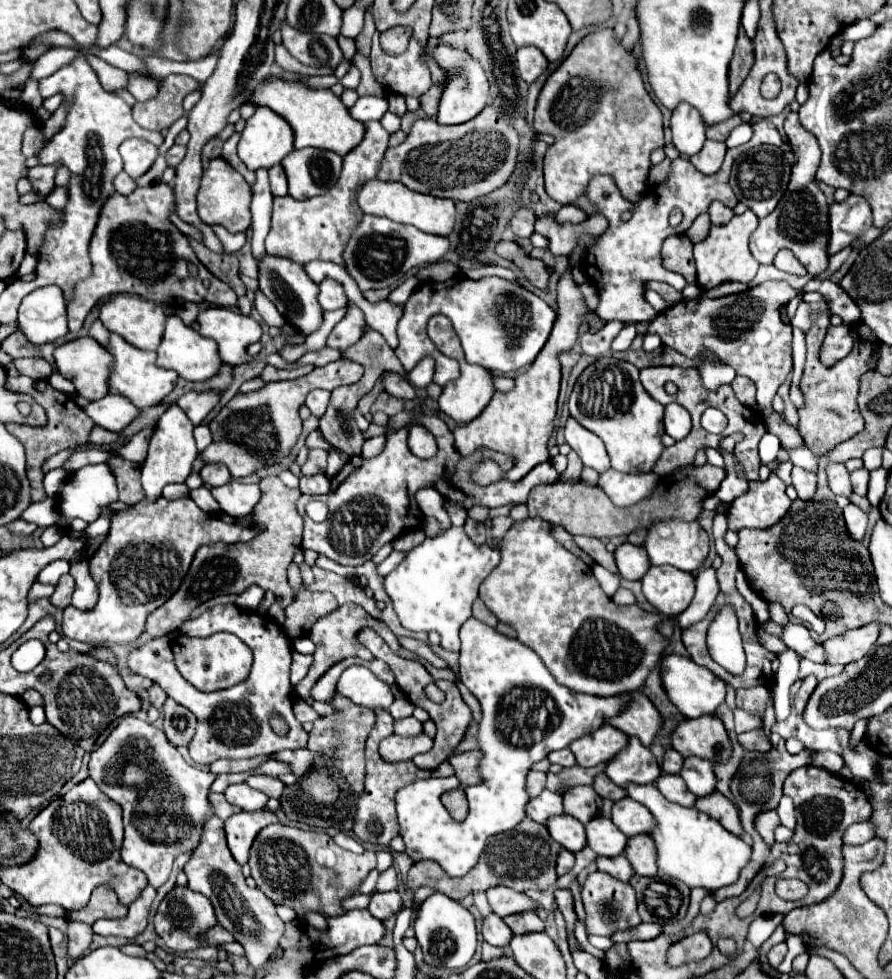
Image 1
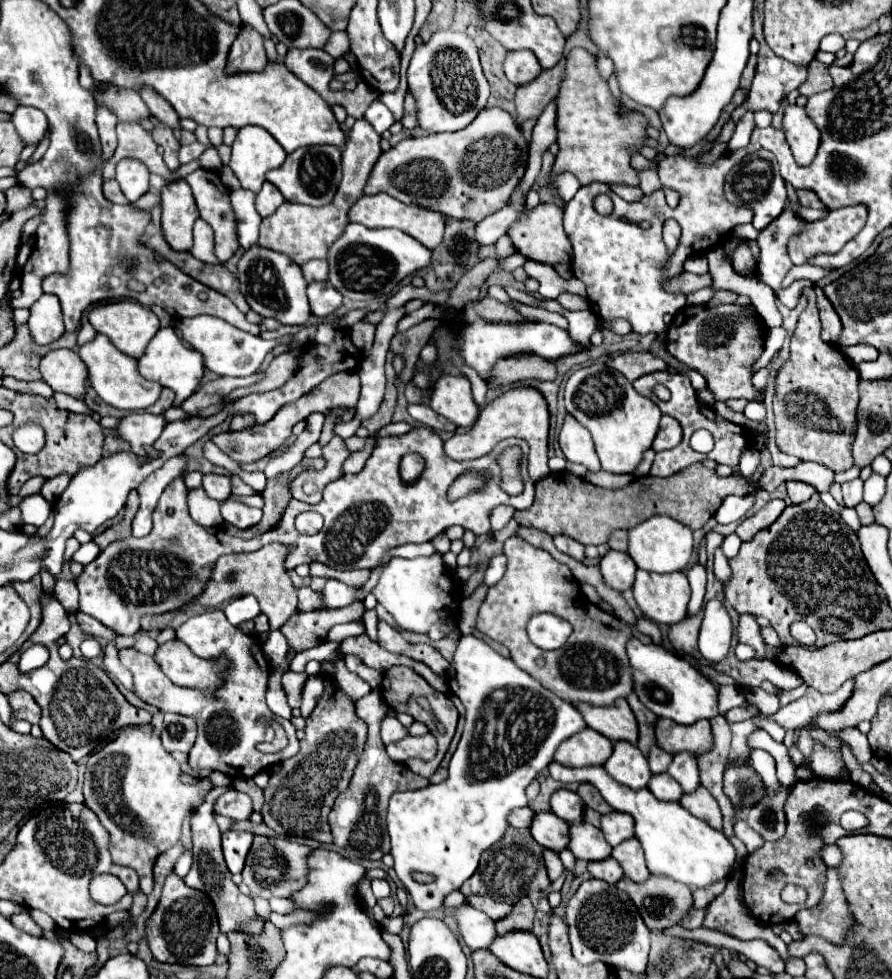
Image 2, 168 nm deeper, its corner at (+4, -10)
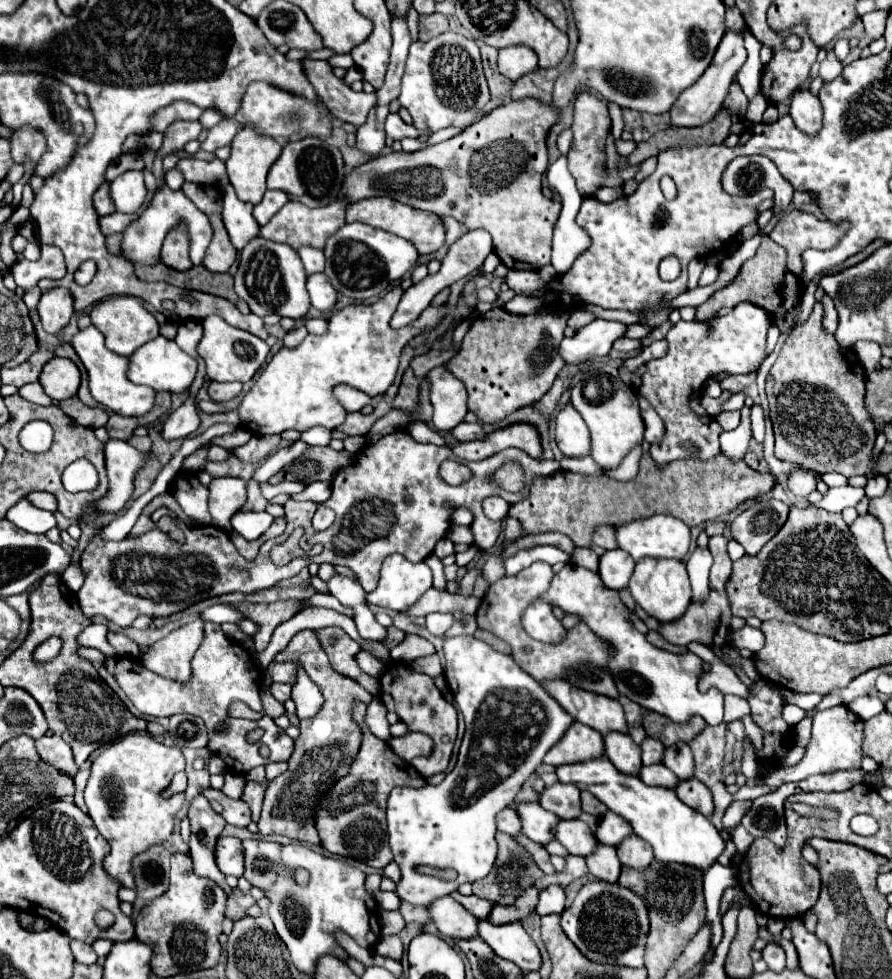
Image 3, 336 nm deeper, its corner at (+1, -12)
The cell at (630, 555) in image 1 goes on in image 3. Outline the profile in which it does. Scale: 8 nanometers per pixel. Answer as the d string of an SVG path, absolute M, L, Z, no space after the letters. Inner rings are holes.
M621 548L607 550L599 560L599 576L607 588L621 590L629 584L633 566L635 566L633 558Z

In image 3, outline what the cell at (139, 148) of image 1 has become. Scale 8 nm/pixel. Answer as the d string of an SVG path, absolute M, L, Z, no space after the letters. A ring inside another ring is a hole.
M127 170L111 182L111 198L117 212L137 212L143 208L147 188L143 182L143 170Z

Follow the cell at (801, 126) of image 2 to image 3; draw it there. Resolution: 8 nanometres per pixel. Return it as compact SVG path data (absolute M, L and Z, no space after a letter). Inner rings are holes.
M797 90L791 98L791 110L789 116L793 118L795 126L801 132L807 132L809 136L815 136L815 132L819 132L821 128L821 104L817 100L817 96L813 96L809 90Z

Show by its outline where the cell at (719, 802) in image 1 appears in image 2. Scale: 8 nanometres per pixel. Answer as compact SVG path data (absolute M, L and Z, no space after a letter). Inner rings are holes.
M704 786L696 788L696 790L690 792L690 794L684 794L684 796L680 798L680 804L682 804L690 814L694 814L696 818L708 822L712 828L716 828L716 830L722 828L720 808L716 806L716 800L708 794L708 790L704 790Z

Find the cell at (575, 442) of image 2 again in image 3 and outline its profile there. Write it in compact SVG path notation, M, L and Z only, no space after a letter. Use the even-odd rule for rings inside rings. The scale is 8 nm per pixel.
M567 404L557 414L555 424L555 440L559 450L569 458L585 458L591 450L591 436L585 420L579 416L579 412Z

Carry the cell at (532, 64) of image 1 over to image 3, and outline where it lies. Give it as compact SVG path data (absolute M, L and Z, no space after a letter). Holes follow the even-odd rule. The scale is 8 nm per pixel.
M507 46L499 50L497 64L499 64L501 74L513 82L525 76L527 72L531 72L531 68L539 68L535 52L531 52L531 48L527 46Z

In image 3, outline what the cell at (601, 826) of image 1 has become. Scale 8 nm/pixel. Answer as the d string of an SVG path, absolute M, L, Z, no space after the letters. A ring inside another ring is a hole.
M561 820L555 830L555 840L559 840L569 854L589 856L599 846L597 836L593 836L591 828L583 820Z

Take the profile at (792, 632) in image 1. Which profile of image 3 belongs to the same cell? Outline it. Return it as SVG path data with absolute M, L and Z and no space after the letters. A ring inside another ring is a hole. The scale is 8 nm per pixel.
M745 626L741 630L733 630L729 640L735 644L735 648L747 648L751 652L759 652L765 646L765 634L759 628Z

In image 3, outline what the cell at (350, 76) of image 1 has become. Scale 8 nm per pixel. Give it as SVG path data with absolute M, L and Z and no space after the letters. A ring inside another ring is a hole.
M303 58L301 64L317 96L337 120L349 122L353 126L361 126L367 120L367 114L377 100L375 92L353 92L341 78L333 74L333 68L327 60Z

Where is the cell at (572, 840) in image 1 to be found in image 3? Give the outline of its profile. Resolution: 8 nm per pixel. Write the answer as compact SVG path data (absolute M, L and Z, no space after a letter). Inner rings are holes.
M527 802L517 806L517 814L523 824L523 834L531 838L533 842L547 844L553 840L551 832L555 832L555 824L559 824L559 816L551 816L547 810L543 810L541 804Z

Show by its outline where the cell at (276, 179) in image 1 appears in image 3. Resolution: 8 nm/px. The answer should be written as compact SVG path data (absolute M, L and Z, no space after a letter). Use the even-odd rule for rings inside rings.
M267 190L263 200L255 206L253 216L255 220L265 226L267 222L288 202L289 198L285 192L277 192L277 190Z

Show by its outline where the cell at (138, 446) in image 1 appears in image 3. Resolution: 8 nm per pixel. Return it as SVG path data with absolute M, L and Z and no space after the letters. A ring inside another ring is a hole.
M31 492L27 498L29 498L37 508L51 510L51 512L57 510L57 500L55 500L55 496L51 496L49 492Z

